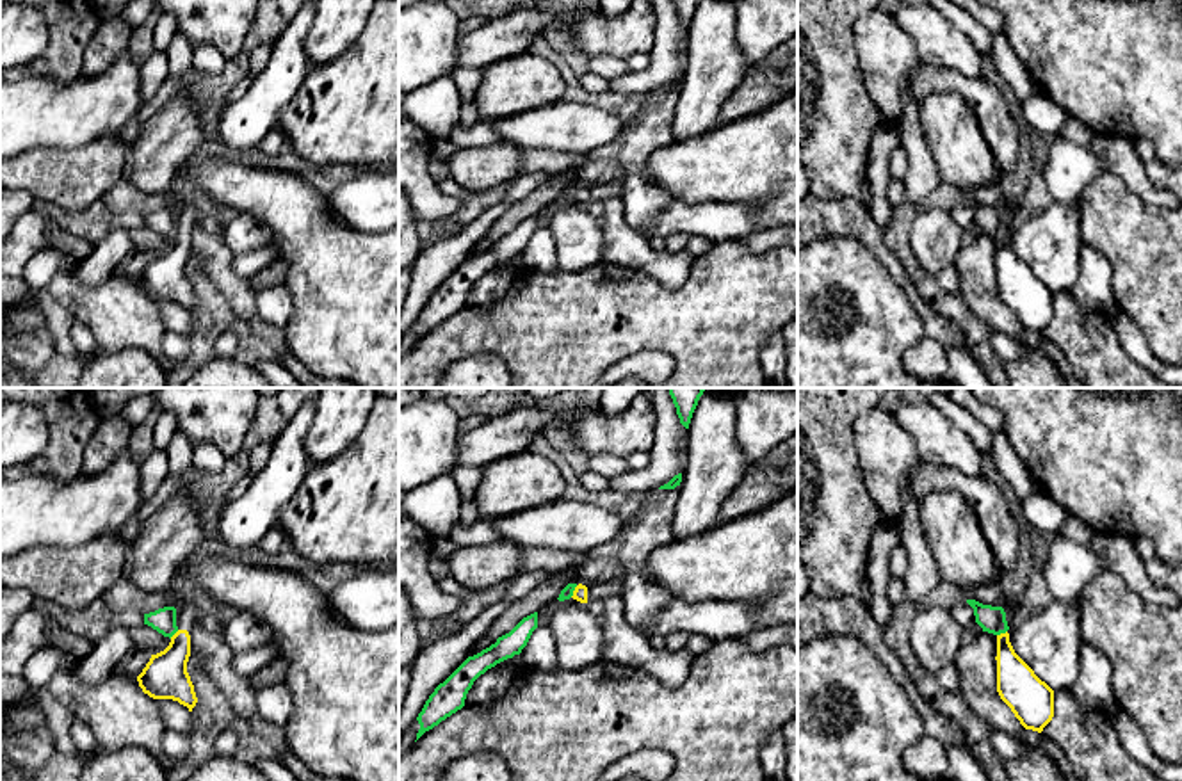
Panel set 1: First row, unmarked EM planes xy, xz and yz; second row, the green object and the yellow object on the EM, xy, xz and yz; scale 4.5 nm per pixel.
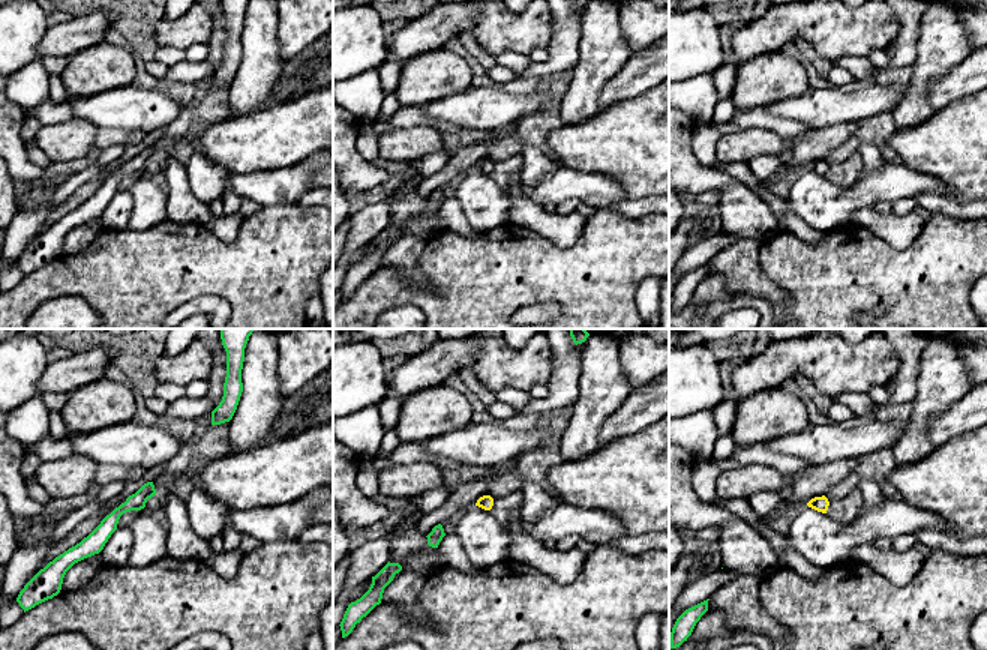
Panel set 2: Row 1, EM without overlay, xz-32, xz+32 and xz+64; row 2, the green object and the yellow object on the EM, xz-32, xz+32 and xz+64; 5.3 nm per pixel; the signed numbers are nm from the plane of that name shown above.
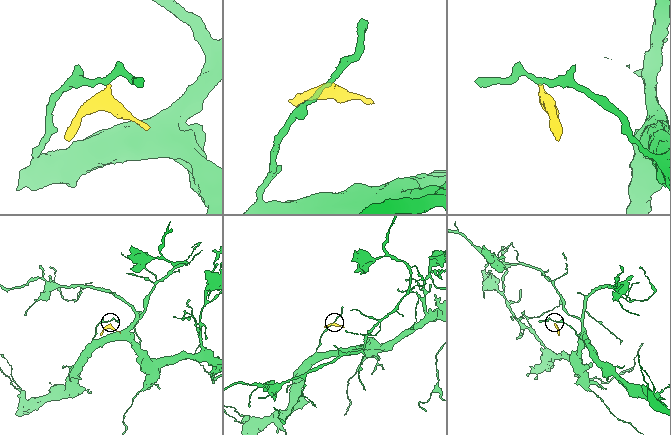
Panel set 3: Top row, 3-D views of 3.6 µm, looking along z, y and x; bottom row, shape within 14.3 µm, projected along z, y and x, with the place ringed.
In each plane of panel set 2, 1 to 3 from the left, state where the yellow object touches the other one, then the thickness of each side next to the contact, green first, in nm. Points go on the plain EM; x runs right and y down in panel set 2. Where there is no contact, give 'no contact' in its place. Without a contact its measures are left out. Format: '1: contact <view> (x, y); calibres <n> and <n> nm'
1: no contact
2: no contact
3: no contact

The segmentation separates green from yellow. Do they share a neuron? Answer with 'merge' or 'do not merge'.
do not merge

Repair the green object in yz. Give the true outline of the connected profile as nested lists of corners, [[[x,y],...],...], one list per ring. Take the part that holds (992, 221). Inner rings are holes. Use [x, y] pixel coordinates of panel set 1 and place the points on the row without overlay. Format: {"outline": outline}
{"outline": [[[967,201],[967,205],[974,210],[976,224],[983,233],[1000,237],[1009,231],[1002,208],[983,206],[976,201]]]}

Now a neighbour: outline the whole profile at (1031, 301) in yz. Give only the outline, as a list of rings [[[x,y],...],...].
[[[1009,235],[997,237],[997,294],[1025,331],[1041,334],[1054,318],[1054,292],[1015,254]]]

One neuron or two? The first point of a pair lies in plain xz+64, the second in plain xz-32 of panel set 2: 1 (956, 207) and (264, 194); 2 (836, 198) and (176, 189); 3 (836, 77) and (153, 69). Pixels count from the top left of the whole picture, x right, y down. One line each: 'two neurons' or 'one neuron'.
1: two neurons
2: two neurons
3: one neuron

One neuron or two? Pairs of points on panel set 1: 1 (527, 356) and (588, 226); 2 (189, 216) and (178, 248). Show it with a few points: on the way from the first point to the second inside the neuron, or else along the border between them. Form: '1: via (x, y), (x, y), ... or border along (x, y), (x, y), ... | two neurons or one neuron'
1: border along (600, 258), (575, 271), (559, 271) | two neurons
2: via (184, 223), (182, 241) | one neuron

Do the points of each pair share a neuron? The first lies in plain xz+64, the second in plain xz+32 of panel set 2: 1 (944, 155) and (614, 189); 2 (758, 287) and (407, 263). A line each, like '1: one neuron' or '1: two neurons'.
1: two neurons
2: one neuron

